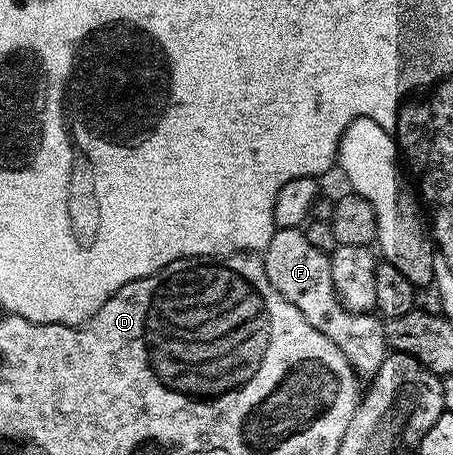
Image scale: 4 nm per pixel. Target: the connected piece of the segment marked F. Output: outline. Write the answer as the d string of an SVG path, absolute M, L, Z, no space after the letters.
M295 227L282 228L275 231L270 237L270 245L262 252L266 277L302 317L318 333L330 337L338 349L342 349L342 357L356 371L356 378L361 381L371 381L378 373L385 355L390 348L384 336L384 323L375 314L347 311L334 289L330 277L330 261L328 255L320 252L314 245L306 241L302 230Z

